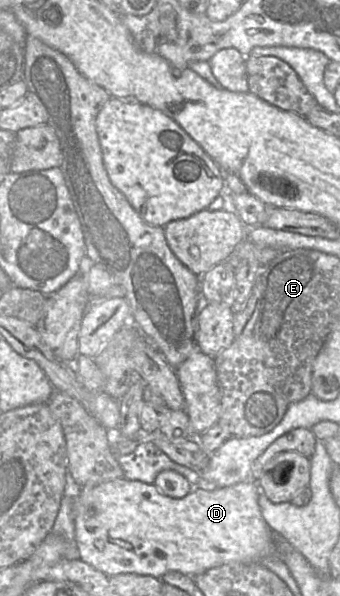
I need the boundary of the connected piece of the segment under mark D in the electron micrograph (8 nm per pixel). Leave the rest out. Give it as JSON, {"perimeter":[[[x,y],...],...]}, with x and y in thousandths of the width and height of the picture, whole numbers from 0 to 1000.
{"perimeter":[[[353,802],[306,809],[268,819],[238,819],[235,829],[215,841],[215,872],[221,883],[221,911],[232,923],[235,938],[274,953],[329,968],[350,963],[406,963],[474,970],[494,960],[526,960],[559,968],[574,968],[603,958],[671,945],[768,945],[794,933],[818,933],[812,899],[771,866],[759,834],[768,822],[747,807],[726,805],[682,815],[603,822],[579,819],[538,836],[515,837],[479,831],[453,812],[429,812],[406,805]]]}

